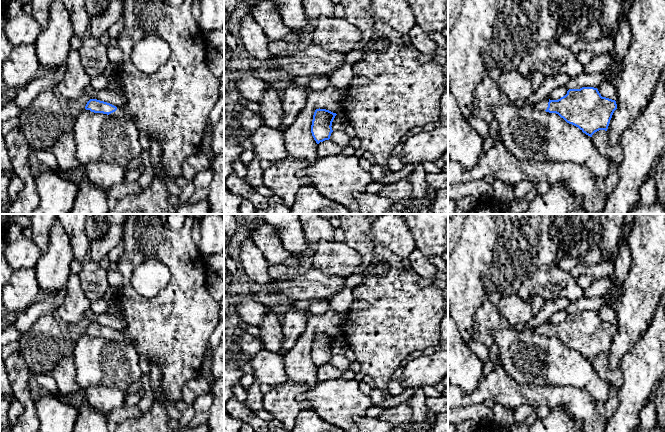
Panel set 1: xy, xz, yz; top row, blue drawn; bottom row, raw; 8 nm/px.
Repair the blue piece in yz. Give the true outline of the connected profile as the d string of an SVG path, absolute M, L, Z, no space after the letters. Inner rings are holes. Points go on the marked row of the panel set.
M594 87L569 89L567 94L558 100L547 99L533 105L539 110L558 114L567 123L578 127L590 137L599 130L607 131L612 115L617 109L615 100L602 97L598 89Z

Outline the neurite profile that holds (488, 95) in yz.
M485 77L476 89L472 114L483 119L489 125L495 118L493 108L509 103L507 96L500 90L497 82L492 78Z

